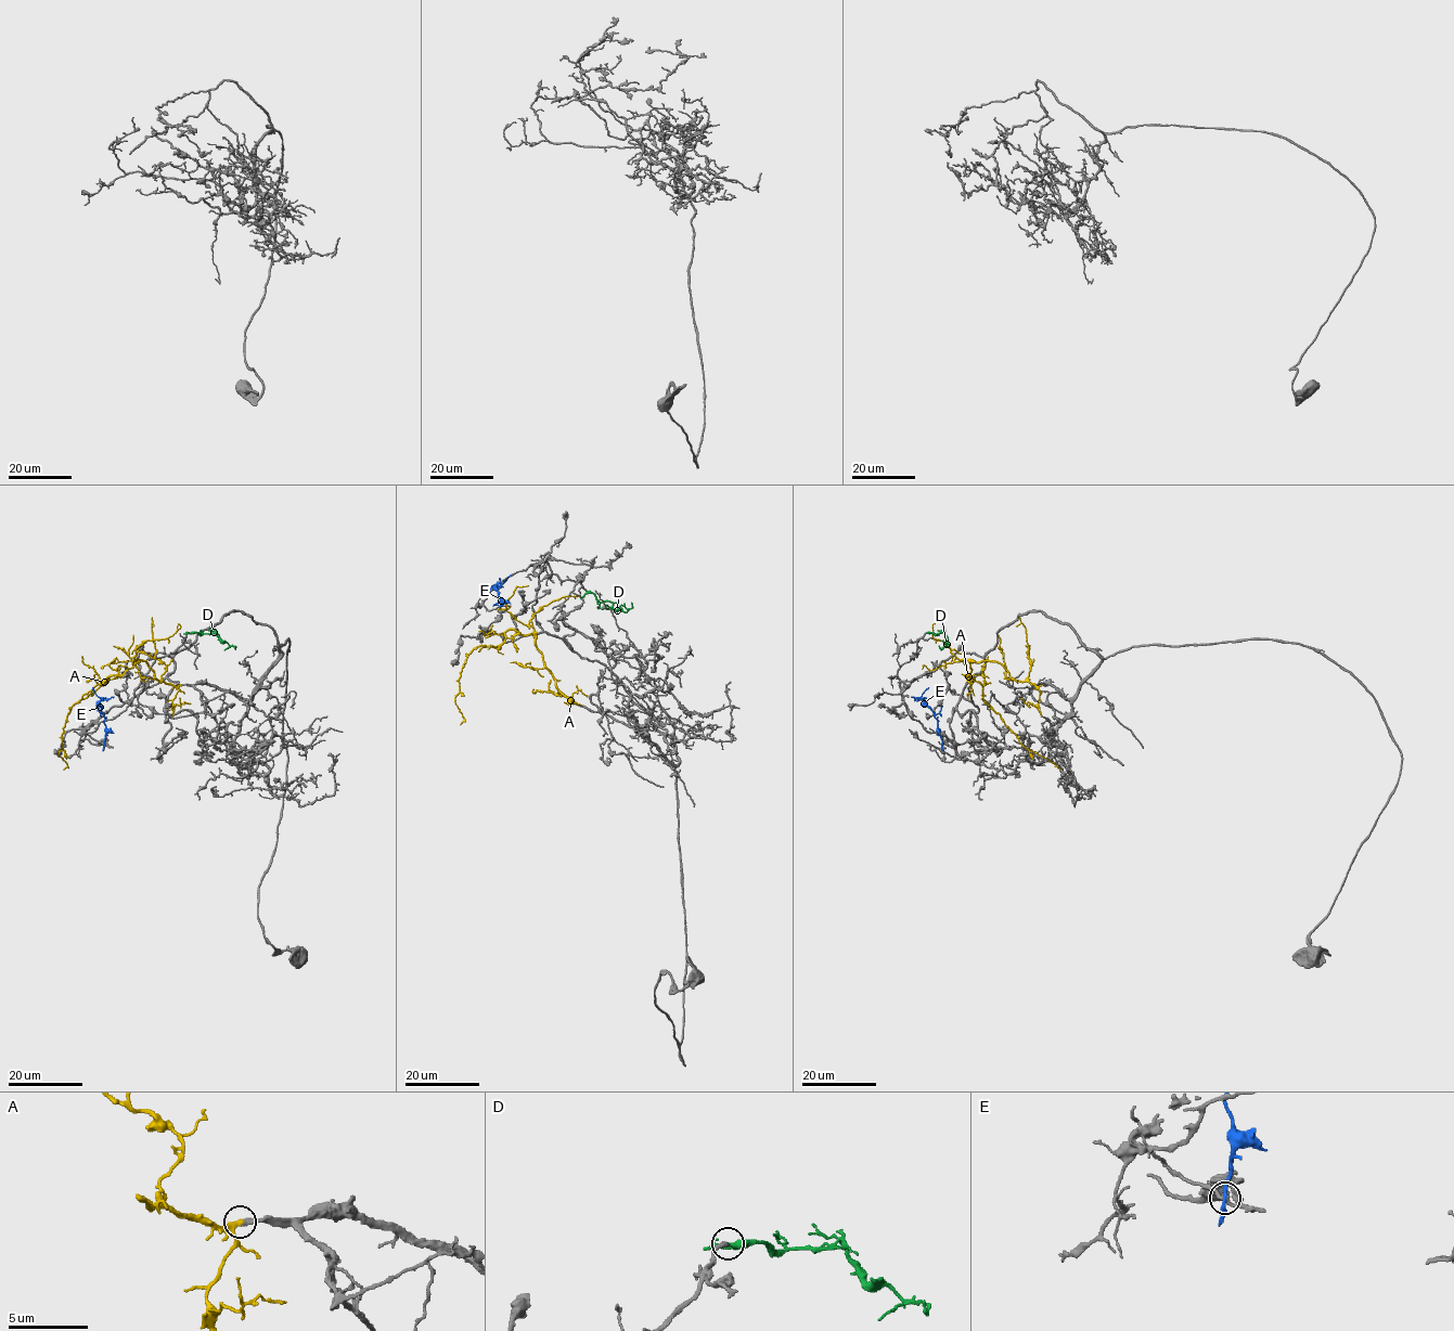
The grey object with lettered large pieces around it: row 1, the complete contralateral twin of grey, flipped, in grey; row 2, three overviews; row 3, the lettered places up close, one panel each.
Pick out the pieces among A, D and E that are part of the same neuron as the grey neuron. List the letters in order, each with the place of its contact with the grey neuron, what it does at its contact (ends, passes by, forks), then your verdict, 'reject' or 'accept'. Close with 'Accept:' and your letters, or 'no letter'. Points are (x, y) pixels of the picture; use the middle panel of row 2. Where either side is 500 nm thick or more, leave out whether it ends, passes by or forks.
A: contact (577, 703); it passes by; accept
D: contact (586, 591); it passes by; reject
E: contact (501, 605); it passes by; reject
Accept: A

